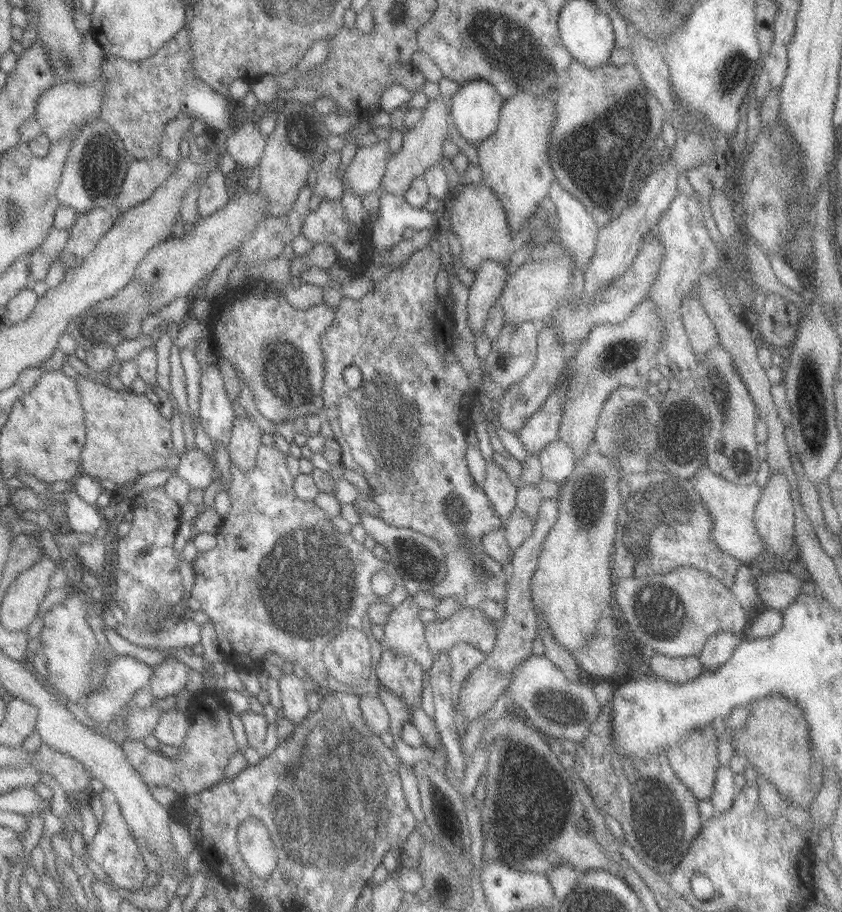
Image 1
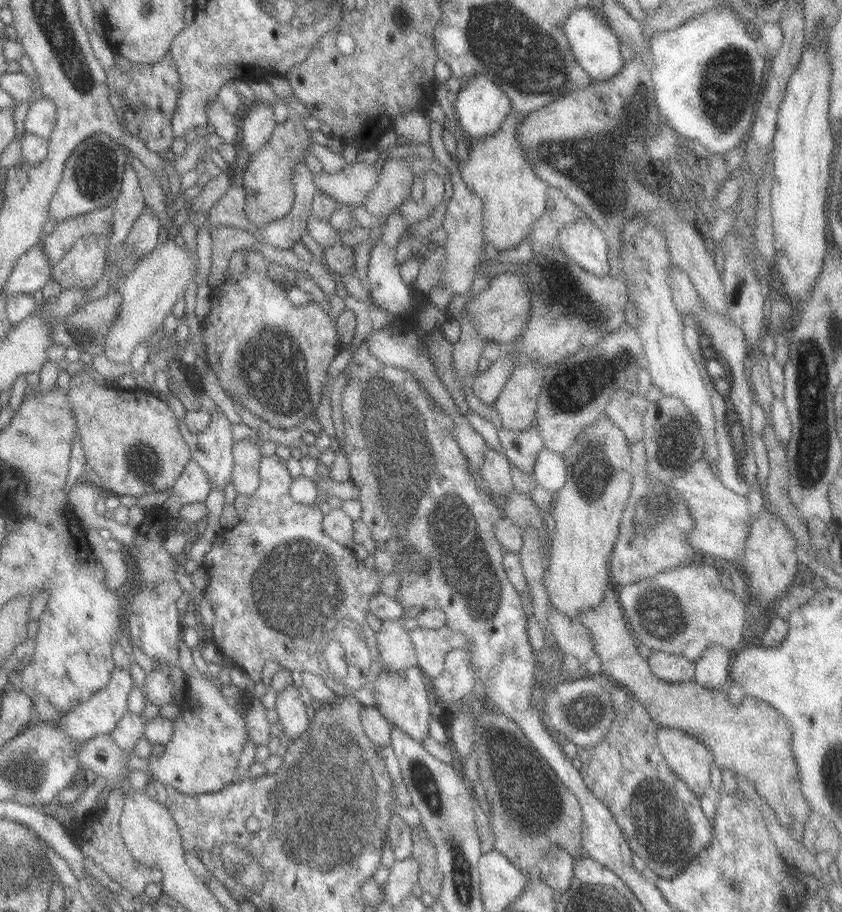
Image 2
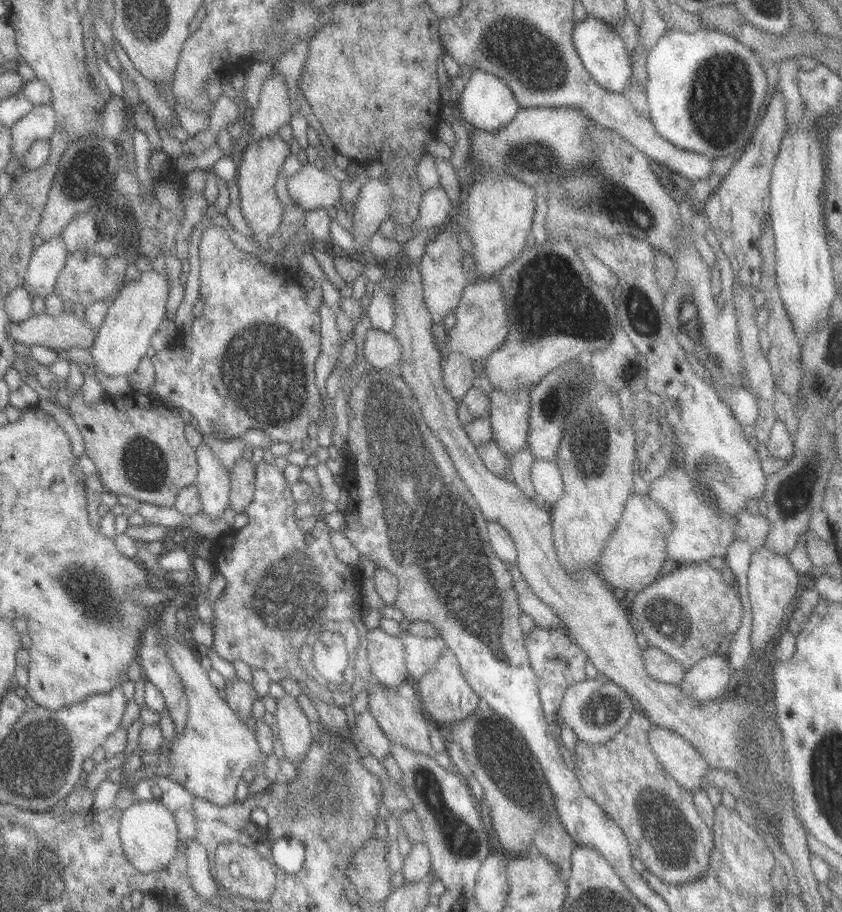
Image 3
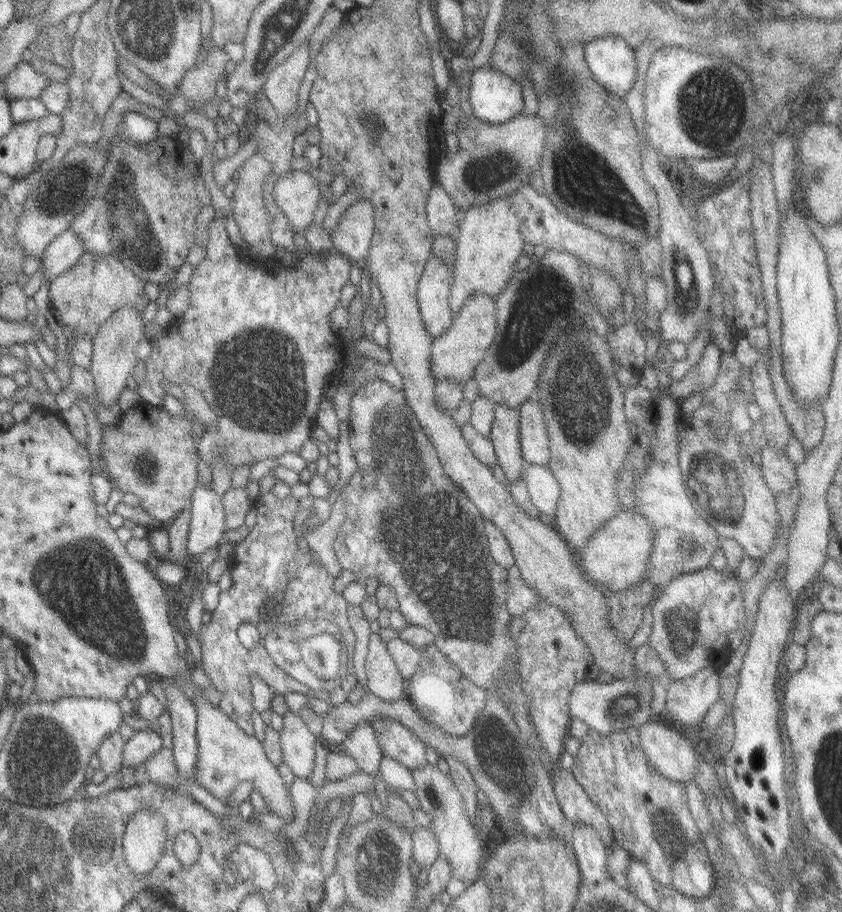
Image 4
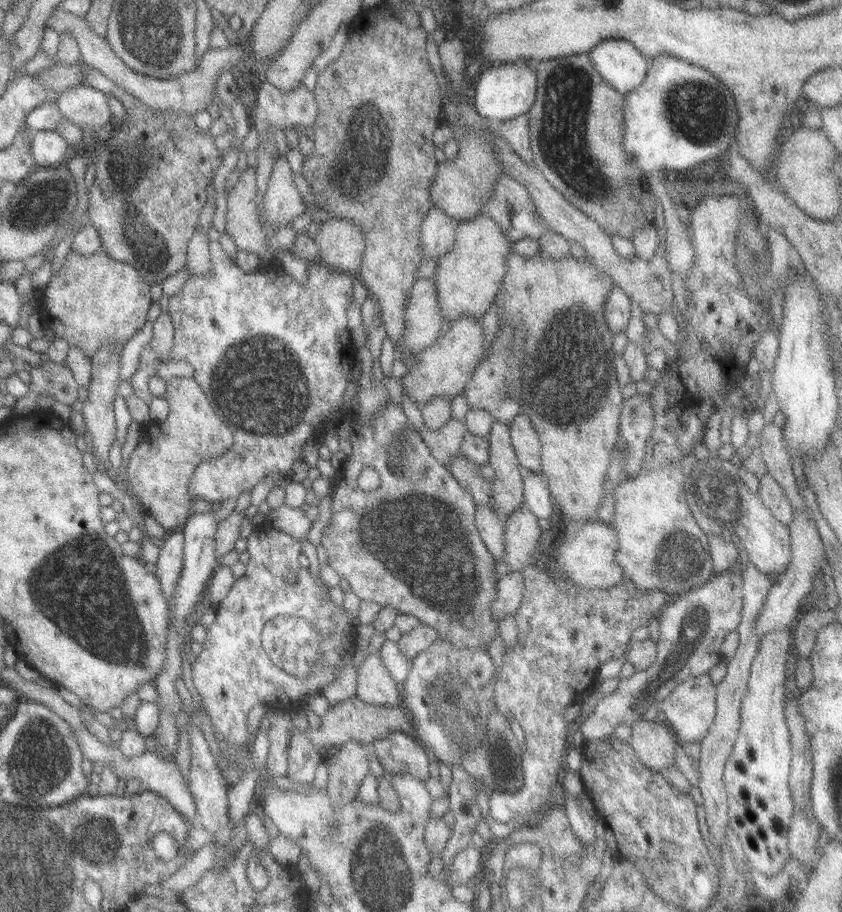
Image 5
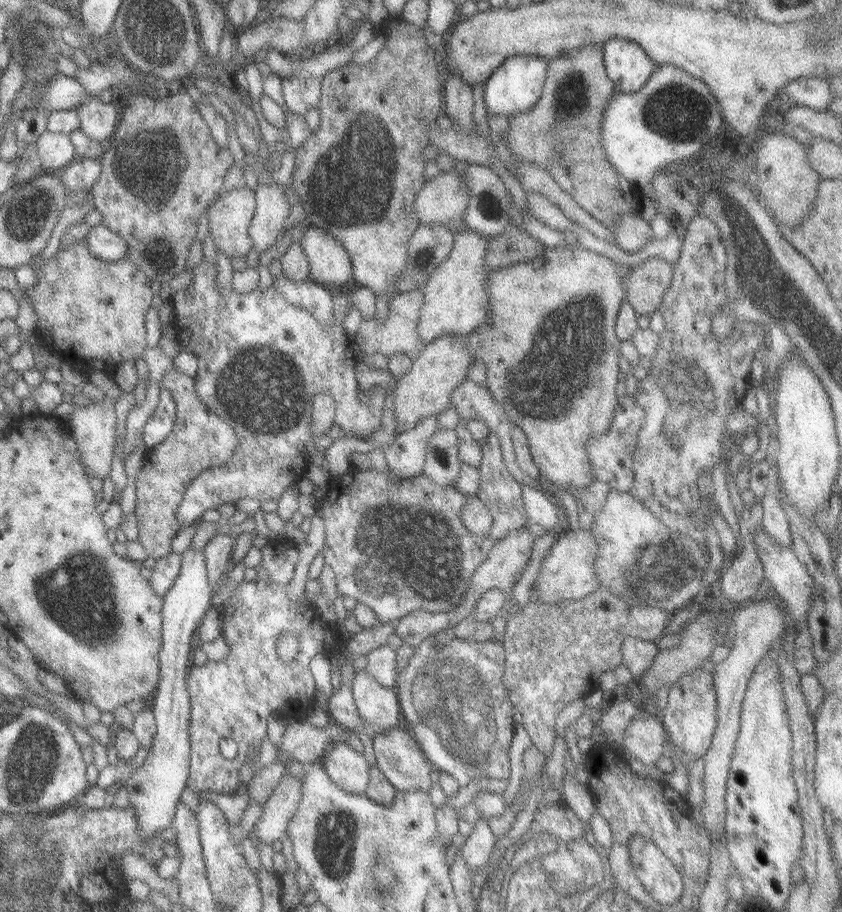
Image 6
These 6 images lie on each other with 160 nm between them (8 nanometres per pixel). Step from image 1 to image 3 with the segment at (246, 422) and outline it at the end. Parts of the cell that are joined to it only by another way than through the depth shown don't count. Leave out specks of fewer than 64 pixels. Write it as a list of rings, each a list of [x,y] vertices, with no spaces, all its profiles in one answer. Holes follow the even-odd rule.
[[[237,459],[230,469],[228,506],[235,515],[243,515],[254,492],[254,470],[251,462]]]

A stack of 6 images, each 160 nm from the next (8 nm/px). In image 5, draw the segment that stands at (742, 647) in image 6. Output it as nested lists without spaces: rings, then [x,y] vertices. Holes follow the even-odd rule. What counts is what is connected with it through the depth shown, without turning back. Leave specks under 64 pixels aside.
[[[806,506],[799,511],[792,512],[791,523],[787,526],[790,536],[790,559],[784,572],[780,572],[774,578],[776,581],[772,582],[772,586],[754,618],[753,628],[757,641],[761,640],[764,634],[782,628],[791,628],[799,617],[797,612],[799,600],[809,597],[814,576],[817,574],[817,564],[824,560],[823,552],[825,551],[814,525],[811,512]]]

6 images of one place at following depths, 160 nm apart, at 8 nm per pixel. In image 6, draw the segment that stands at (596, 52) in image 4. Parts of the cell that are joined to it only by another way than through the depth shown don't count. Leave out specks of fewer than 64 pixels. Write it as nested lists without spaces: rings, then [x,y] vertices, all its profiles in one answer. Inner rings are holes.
[[[610,39],[601,50],[606,75],[619,93],[639,90],[657,65],[628,39]]]

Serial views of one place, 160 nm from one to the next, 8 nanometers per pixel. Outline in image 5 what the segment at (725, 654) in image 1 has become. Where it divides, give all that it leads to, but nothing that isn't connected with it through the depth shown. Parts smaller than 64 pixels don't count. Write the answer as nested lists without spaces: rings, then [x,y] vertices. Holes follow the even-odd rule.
[[[697,675],[682,680],[673,690],[657,704],[659,713],[663,715],[665,726],[673,732],[675,741],[679,746],[689,743],[700,743],[715,712],[715,686],[708,675]]]

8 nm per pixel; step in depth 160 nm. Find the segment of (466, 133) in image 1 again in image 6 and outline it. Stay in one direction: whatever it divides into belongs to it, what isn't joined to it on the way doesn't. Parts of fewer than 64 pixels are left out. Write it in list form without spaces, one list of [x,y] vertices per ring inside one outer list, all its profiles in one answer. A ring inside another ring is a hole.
[[[515,55],[506,58],[489,75],[482,88],[486,113],[508,118],[532,108],[541,94],[548,61],[545,57],[533,55]]]

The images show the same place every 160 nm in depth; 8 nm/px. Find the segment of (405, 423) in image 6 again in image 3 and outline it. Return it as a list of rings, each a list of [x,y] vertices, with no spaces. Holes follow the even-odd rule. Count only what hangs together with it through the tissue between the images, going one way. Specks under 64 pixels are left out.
[[[494,278],[469,281],[461,291],[459,302],[453,313],[455,322],[453,326],[446,329],[446,337],[440,348],[442,360],[445,360],[452,352],[458,352],[473,361],[478,358],[484,359],[505,338],[505,303],[501,287]]]

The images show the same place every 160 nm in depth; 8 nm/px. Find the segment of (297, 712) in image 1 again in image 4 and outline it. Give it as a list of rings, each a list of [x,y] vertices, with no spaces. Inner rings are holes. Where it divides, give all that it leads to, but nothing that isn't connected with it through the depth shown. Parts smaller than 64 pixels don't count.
[[[289,710],[283,715],[283,725],[277,732],[280,739],[282,763],[294,777],[308,778],[313,772],[315,741],[305,723]]]

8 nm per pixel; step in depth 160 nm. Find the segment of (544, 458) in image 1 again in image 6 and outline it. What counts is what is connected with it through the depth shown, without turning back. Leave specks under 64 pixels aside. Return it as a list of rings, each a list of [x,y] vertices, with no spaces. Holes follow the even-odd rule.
[[[532,483],[520,484],[522,504],[528,521],[539,525],[546,532],[557,528],[557,510],[555,506],[537,490]]]

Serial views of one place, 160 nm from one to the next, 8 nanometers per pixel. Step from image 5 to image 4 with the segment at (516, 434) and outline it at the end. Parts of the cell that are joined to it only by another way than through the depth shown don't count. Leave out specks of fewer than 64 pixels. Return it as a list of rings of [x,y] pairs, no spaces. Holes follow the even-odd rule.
[[[536,395],[518,408],[518,434],[521,457],[526,465],[538,465],[546,467],[549,462],[549,438],[543,426],[541,409]]]

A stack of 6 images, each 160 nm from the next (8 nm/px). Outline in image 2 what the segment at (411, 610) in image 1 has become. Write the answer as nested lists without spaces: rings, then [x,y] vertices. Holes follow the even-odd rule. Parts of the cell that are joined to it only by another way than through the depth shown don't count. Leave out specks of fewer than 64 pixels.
[[[402,618],[393,620],[383,620],[380,627],[373,632],[376,640],[376,649],[378,650],[379,660],[382,670],[386,672],[399,672],[409,667],[415,667],[415,651],[411,644],[408,631],[403,629]]]

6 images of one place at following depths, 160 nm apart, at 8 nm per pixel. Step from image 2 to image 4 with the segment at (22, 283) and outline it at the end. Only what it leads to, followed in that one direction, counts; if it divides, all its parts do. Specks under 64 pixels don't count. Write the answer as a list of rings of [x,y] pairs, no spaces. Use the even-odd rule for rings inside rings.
[[[67,228],[56,236],[42,252],[41,263],[43,279],[48,281],[68,270],[84,252],[82,242],[74,232]]]

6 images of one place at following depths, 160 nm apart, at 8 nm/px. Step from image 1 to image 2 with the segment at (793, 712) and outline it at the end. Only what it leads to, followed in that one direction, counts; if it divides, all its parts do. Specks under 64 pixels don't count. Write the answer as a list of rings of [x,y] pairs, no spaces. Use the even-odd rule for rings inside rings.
[[[611,587],[605,588],[605,594],[601,602],[593,607],[583,609],[575,618],[578,623],[586,628],[591,644],[597,658],[601,677],[609,680],[610,686],[618,686],[624,689],[633,700],[636,700],[649,715],[649,718],[659,728],[669,728],[683,731],[696,738],[711,753],[715,766],[720,770],[727,769],[737,776],[744,788],[760,800],[765,807],[770,808],[777,822],[787,830],[790,838],[802,842],[803,823],[810,813],[809,807],[801,796],[799,779],[793,755],[791,755],[790,738],[791,731],[787,723],[767,703],[753,697],[742,697],[742,702],[735,706],[730,701],[734,695],[723,690],[709,690],[701,688],[692,680],[680,683],[668,683],[659,680],[651,674],[647,661],[637,653],[637,641],[631,634],[626,624],[622,608],[617,602],[616,594]]]

